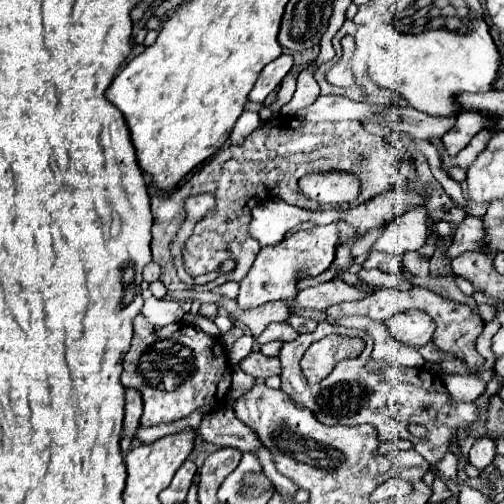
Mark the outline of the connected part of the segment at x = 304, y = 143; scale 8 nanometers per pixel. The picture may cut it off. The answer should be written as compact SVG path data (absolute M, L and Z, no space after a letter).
M278 115L272 121L262 123L258 129L250 133L244 145L238 147L224 147L212 159L208 159L202 167L194 171L190 179L186 179L180 187L170 191L168 197L156 195L152 199L166 199L162 205L152 203L154 225L152 225L152 261L162 267L160 281L166 285L168 291L182 291L194 285L184 285L178 281L172 257L170 257L170 241L174 239L176 231L184 223L184 199L172 197L190 197L198 193L212 193L216 197L216 209L210 211L202 221L196 223L192 237L182 247L184 269L190 275L202 275L216 271L218 265L226 259L234 259L238 265L228 275L222 275L214 281L204 285L197 285L194 289L211 291L216 286L228 280L240 281L248 269L252 267L261 246L250 237L248 225L252 219L251 211L256 203L264 199L284 199L286 203L304 207L304 209L318 209L320 205L308 201L300 189L298 181L306 173L326 173L326 171L352 171L358 173L360 179L360 195L352 205L366 203L368 199L388 191L398 183L408 183L416 177L414 159L406 149L392 147L386 139L366 133L366 129L358 121L302 123L294 117Z

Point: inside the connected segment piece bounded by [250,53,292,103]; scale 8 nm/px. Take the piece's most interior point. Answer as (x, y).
(270, 77)

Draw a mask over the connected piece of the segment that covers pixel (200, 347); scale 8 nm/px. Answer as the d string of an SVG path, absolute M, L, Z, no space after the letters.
M144 315L134 319L134 337L128 353L122 359L122 385L134 387L144 397L144 413L140 425L152 427L160 423L172 423L198 409L202 413L214 413L224 405L230 389L230 365L228 353L222 341L212 339L194 325L170 323L166 327L150 325Z

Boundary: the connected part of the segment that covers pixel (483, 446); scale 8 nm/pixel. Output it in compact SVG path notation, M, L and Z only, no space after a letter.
M488 437L478 439L478 441L472 445L470 453L468 453L470 465L474 465L474 467L480 469L480 471L482 471L484 467L488 467L488 465L492 463L492 459L494 459L494 441L488 439Z

